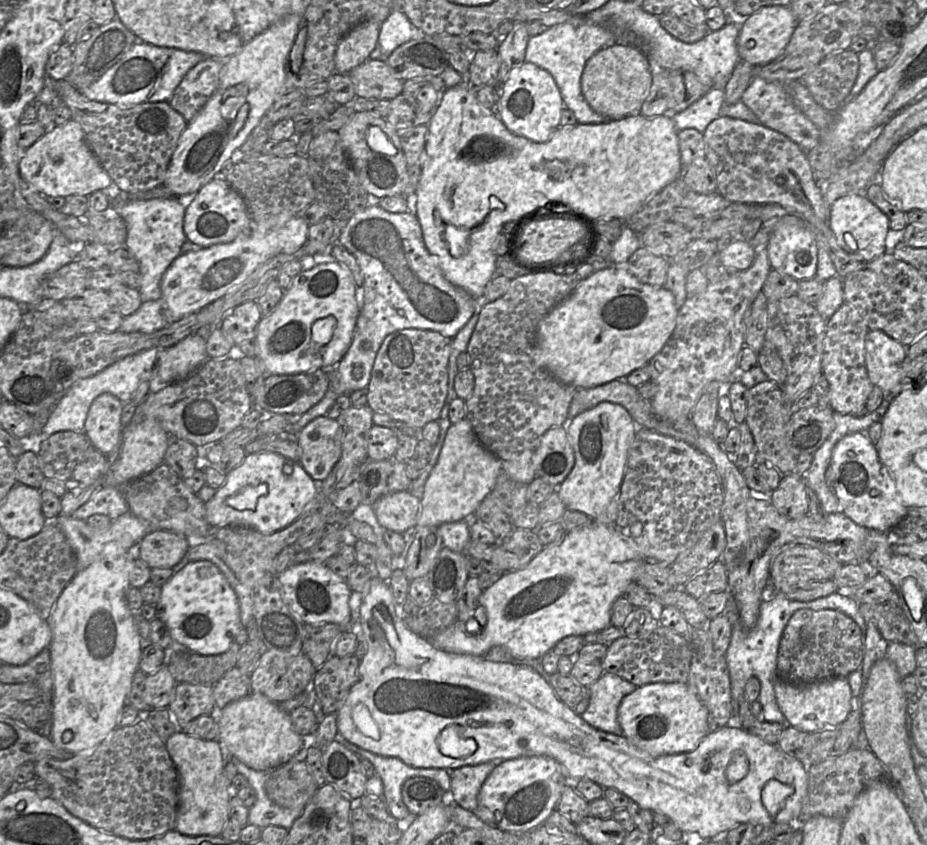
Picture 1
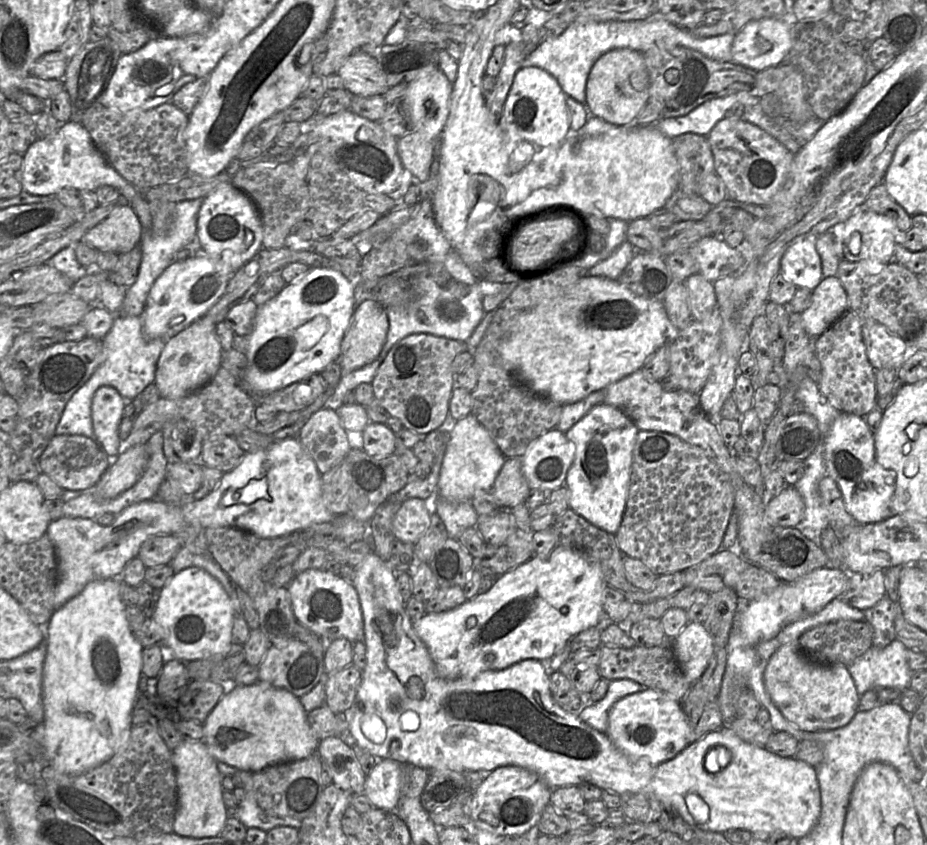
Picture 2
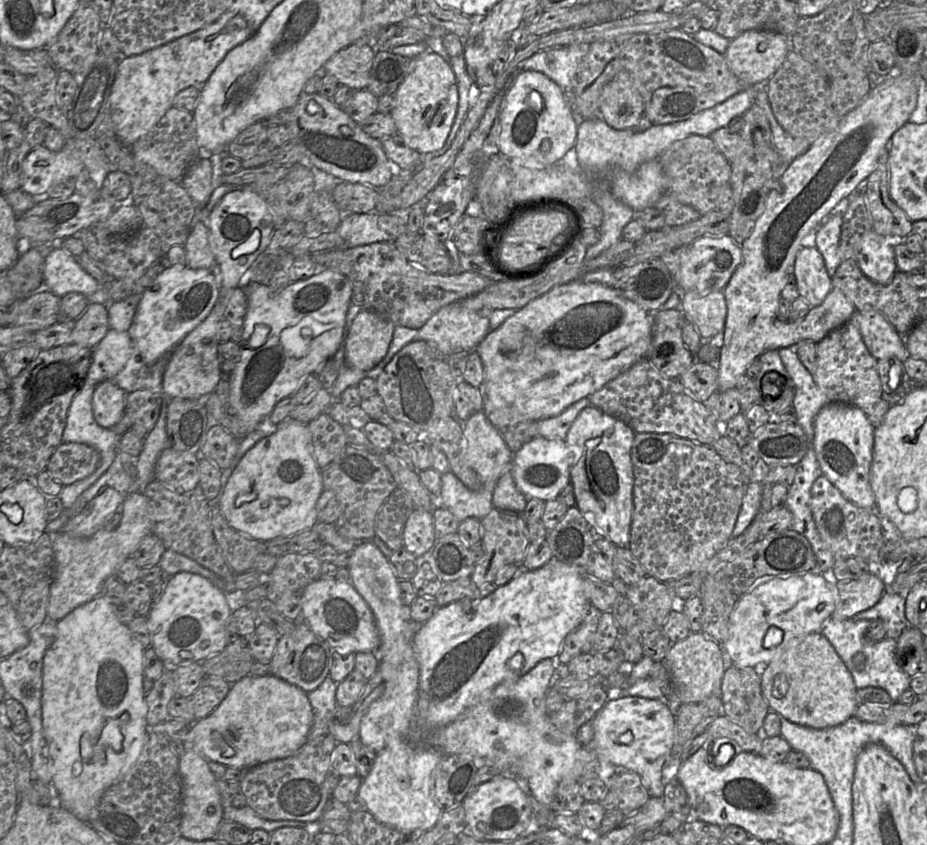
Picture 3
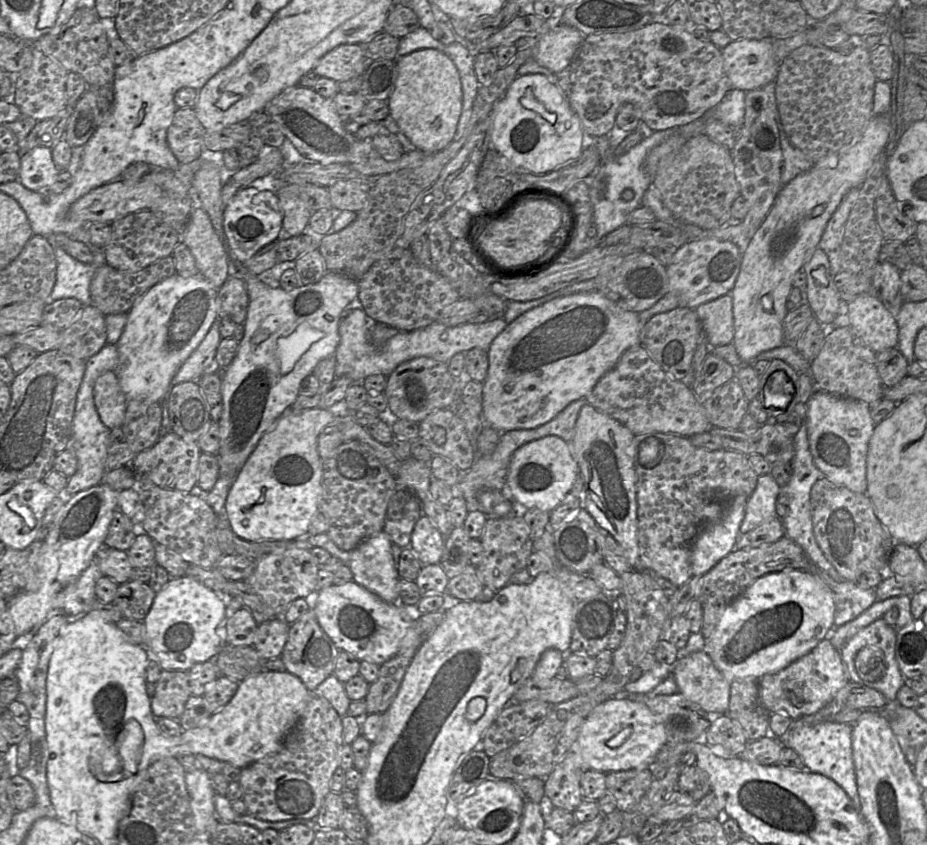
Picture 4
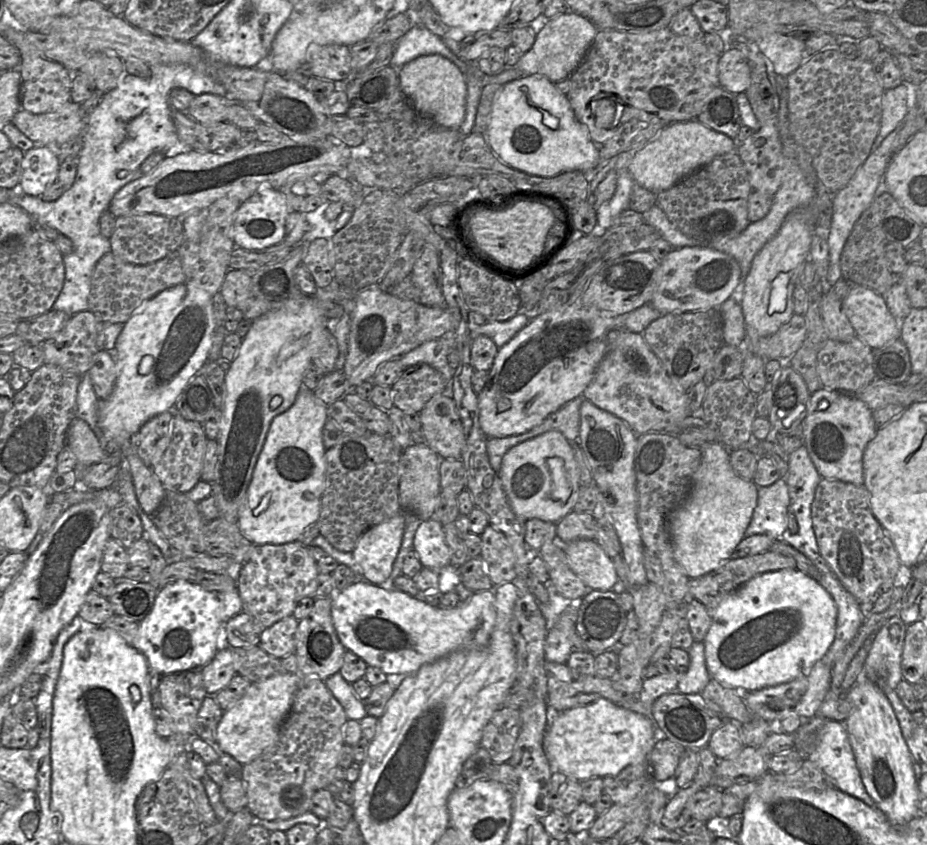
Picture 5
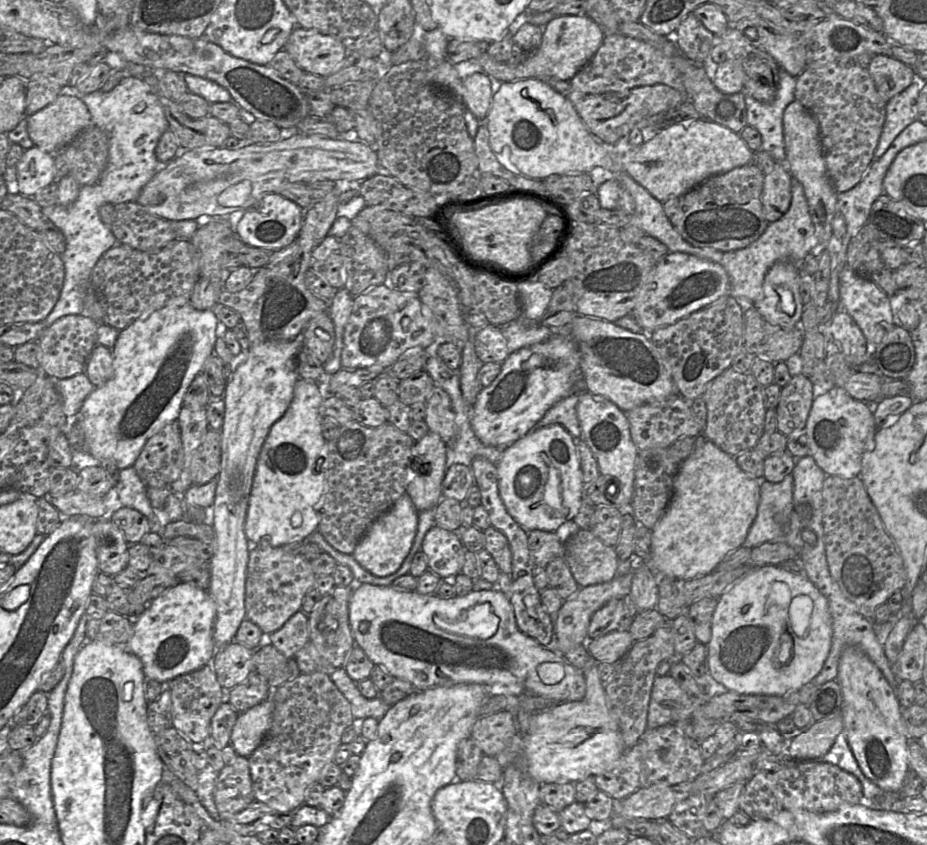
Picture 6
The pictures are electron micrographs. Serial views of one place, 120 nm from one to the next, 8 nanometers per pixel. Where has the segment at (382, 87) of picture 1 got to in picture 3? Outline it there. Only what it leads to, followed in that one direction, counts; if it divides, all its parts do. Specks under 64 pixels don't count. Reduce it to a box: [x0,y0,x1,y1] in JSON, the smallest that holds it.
[322,42,375,90]

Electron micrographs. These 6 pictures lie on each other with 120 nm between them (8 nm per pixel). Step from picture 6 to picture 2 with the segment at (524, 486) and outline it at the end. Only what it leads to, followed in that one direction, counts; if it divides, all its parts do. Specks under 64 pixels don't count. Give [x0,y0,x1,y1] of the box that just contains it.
[521,428,576,491]

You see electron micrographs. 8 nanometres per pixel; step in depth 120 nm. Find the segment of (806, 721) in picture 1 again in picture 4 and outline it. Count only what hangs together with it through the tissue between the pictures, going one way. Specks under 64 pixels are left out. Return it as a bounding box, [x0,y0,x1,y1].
[759,637,849,720]

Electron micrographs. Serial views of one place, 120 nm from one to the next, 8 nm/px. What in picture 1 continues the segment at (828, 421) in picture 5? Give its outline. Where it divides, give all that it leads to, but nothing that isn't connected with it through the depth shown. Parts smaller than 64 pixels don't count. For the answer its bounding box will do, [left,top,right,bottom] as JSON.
[830,432,908,531]

